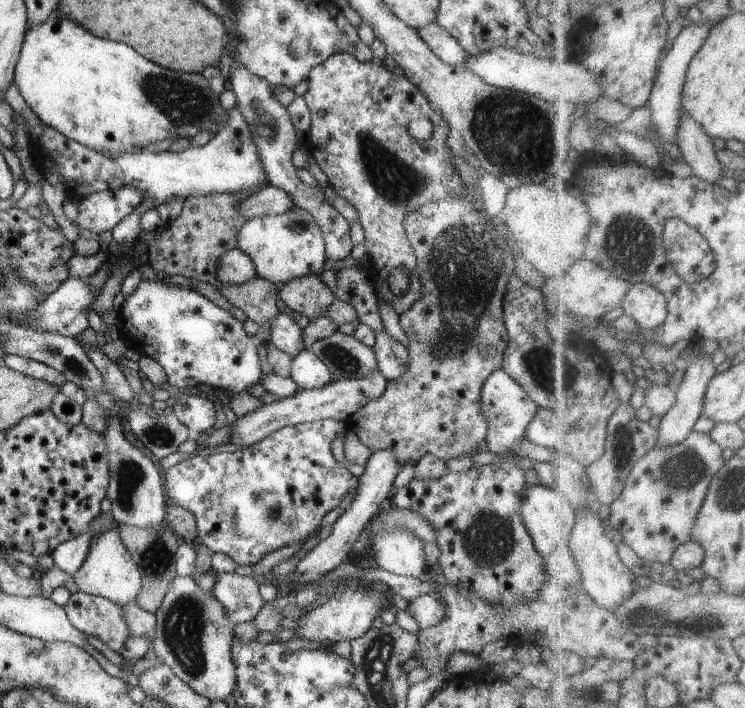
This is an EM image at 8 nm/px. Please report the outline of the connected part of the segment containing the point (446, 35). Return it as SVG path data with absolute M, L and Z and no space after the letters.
M437 22L420 28L420 30L417 30L417 34L420 34L420 38L432 48L432 52L442 62L452 66L464 66L468 52L464 50L463 46L460 46L460 42L456 38Z

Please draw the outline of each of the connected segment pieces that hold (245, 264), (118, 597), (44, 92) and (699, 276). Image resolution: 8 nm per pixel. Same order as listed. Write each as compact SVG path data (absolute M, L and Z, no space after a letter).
M238 247L220 256L216 274L221 283L232 285L244 284L257 276L254 263Z
M117 528L104 530L96 538L92 538L88 556L72 578L80 592L111 600L120 606L135 601L142 588L142 574L130 552L126 550L126 545L122 544Z
M56 11L46 22L30 28L24 35L14 69L14 84L44 125L104 156L124 154L132 146L150 146L166 139L192 139L205 130L210 132L210 136L216 136L222 115L230 112L221 105L220 94L210 88L208 77L158 66L126 43L97 37L80 23L60 18Z
M686 220L668 221L665 242L672 268L678 269L686 282L696 284L716 272L716 254L708 237Z

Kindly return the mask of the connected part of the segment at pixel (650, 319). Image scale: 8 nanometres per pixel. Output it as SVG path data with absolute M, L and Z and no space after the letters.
M648 283L633 285L622 306L640 326L641 332L651 332L664 326L670 316L666 294Z

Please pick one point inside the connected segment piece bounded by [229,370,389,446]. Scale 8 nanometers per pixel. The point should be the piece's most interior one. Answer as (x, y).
(339, 400)

